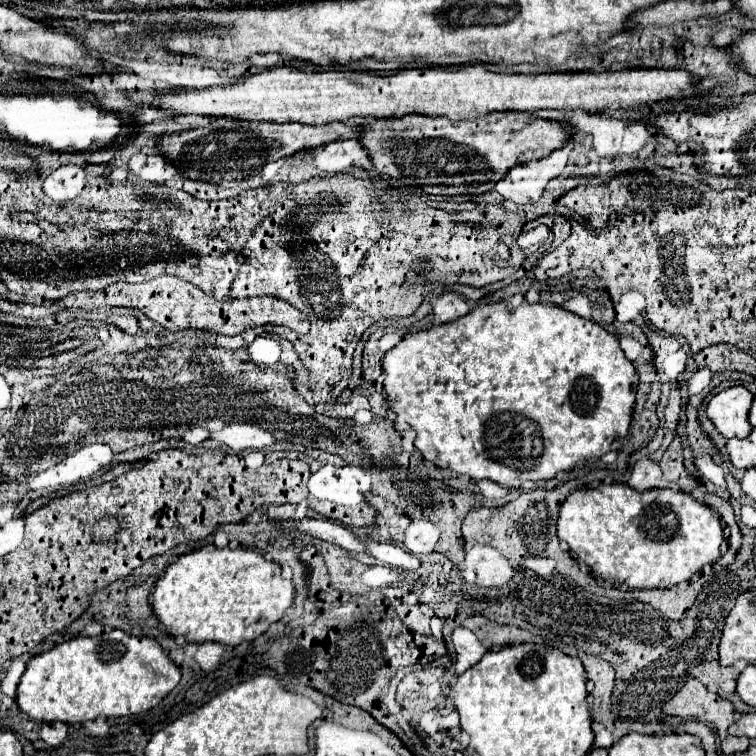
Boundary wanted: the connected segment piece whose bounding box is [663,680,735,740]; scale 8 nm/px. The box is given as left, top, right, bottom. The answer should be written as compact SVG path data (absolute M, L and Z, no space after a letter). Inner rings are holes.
M687 680L685 686L663 706L663 712L669 716L677 716L681 720L691 718L707 718L707 710L711 712L711 722L719 730L721 740L725 740L727 726L733 724L733 704L727 698L721 698L719 694L709 692L699 680ZM723 716L723 720L713 718Z

